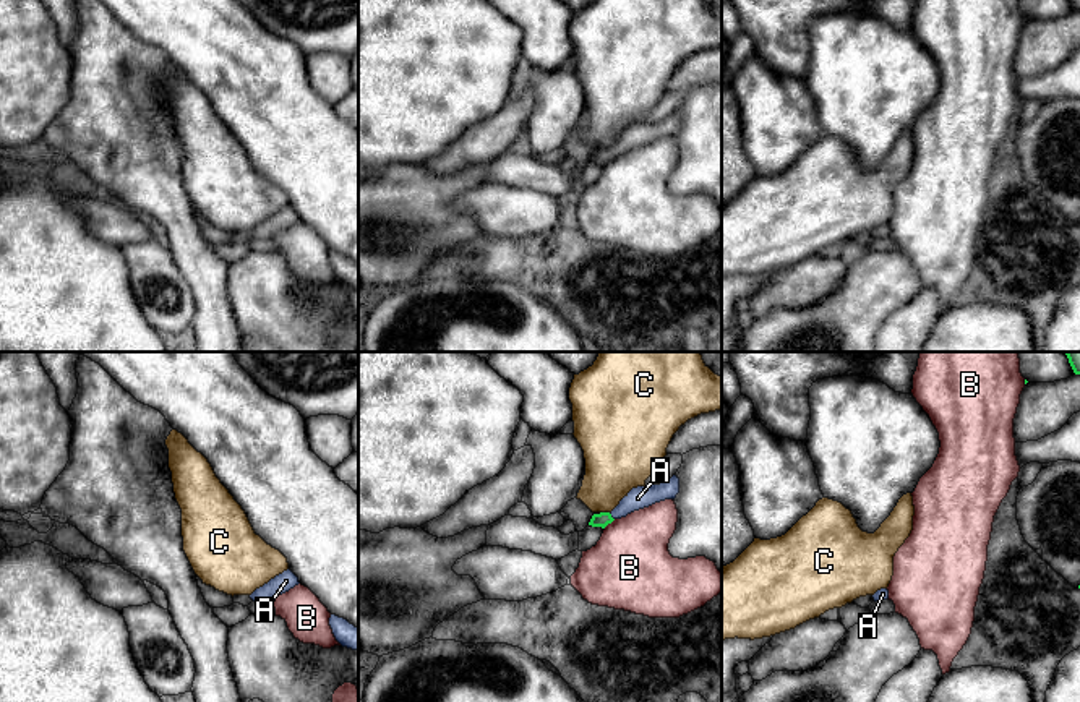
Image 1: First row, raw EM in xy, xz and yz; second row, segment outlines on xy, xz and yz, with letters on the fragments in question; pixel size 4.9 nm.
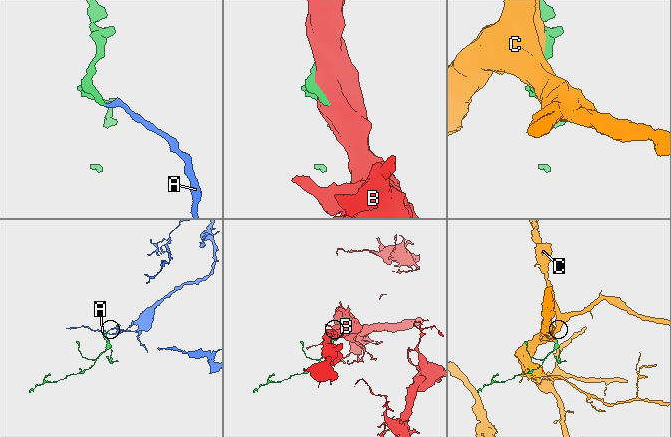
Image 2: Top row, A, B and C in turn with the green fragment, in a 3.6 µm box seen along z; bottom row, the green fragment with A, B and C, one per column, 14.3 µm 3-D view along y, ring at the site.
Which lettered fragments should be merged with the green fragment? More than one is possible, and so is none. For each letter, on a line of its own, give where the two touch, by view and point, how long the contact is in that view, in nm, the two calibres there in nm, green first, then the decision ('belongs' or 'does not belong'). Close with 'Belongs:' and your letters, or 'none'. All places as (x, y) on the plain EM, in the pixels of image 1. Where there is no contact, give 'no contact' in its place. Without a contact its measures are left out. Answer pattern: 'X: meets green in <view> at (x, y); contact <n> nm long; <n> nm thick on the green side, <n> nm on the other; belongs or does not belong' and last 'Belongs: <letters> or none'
A: meets green in xz at (610, 153); contact 50 nm long; 70 nm thick on the green side, 110 nm on the other; belongs
B: meets green in xz at (608, 159); contact 80 nm long; 70 nm thick on the green side, 420 nm on the other; does not belong
C: meets green in xz at (605, 149); contact 50 nm long; 70 nm thick on the green side, 300 nm on the other; does not belong
Belongs: A

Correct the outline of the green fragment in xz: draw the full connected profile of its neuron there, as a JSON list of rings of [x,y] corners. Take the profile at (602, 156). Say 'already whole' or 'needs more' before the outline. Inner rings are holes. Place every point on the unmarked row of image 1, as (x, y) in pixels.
needs more; [[[673,112],[660,122],[632,125],[611,149],[594,151],[589,162],[605,165],[615,156],[649,144],[665,136],[675,136],[679,130],[679,115]]]

